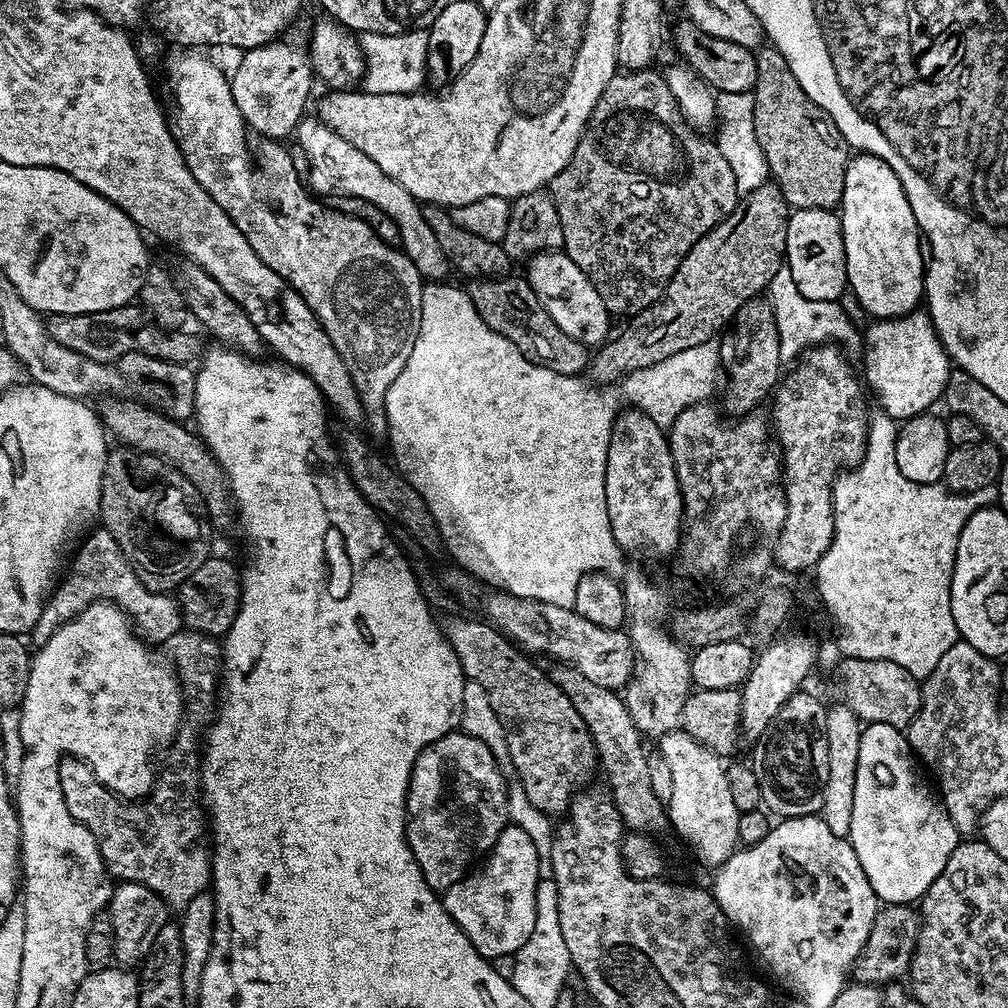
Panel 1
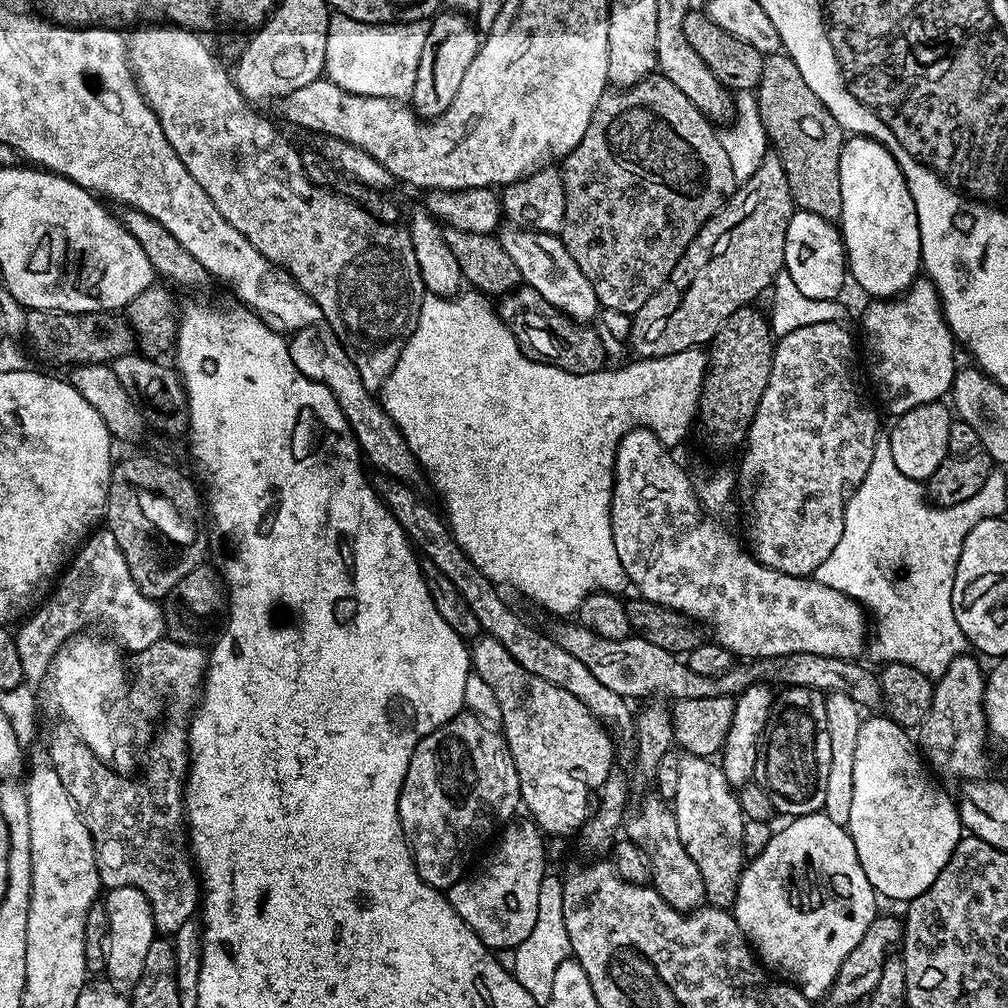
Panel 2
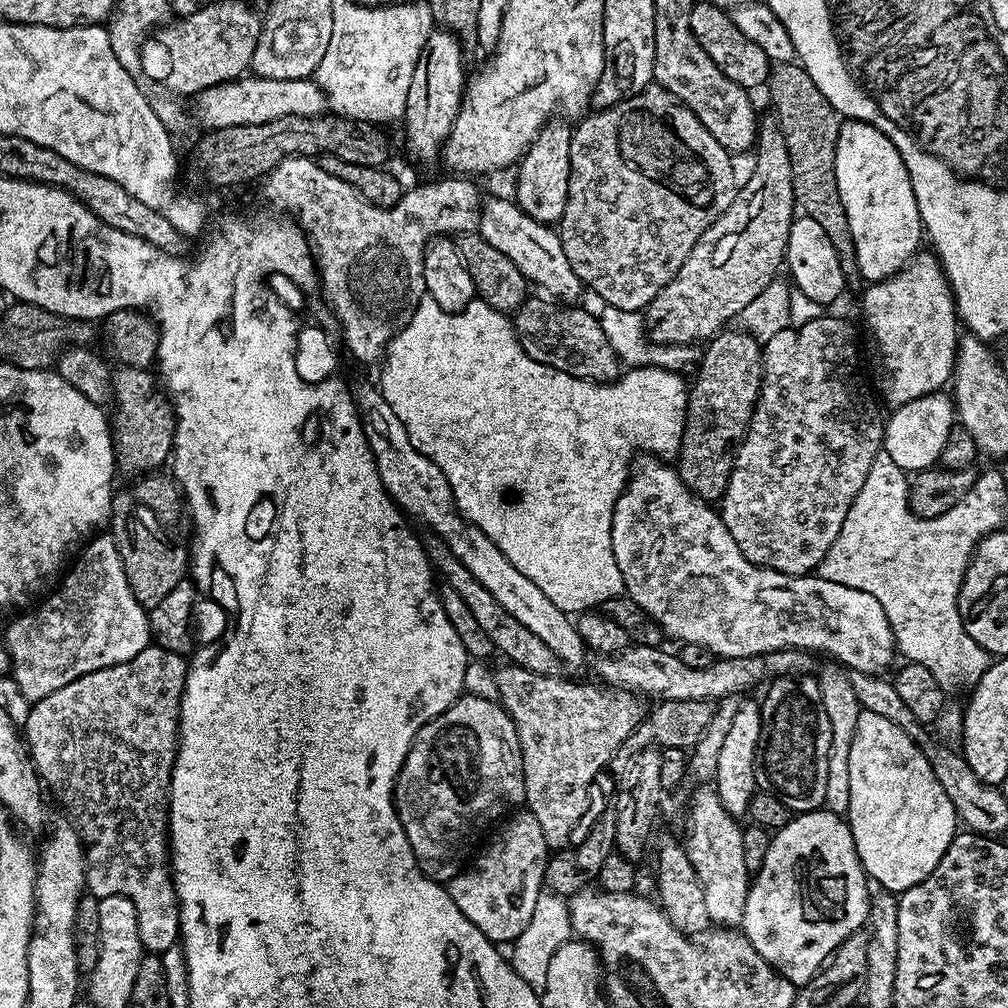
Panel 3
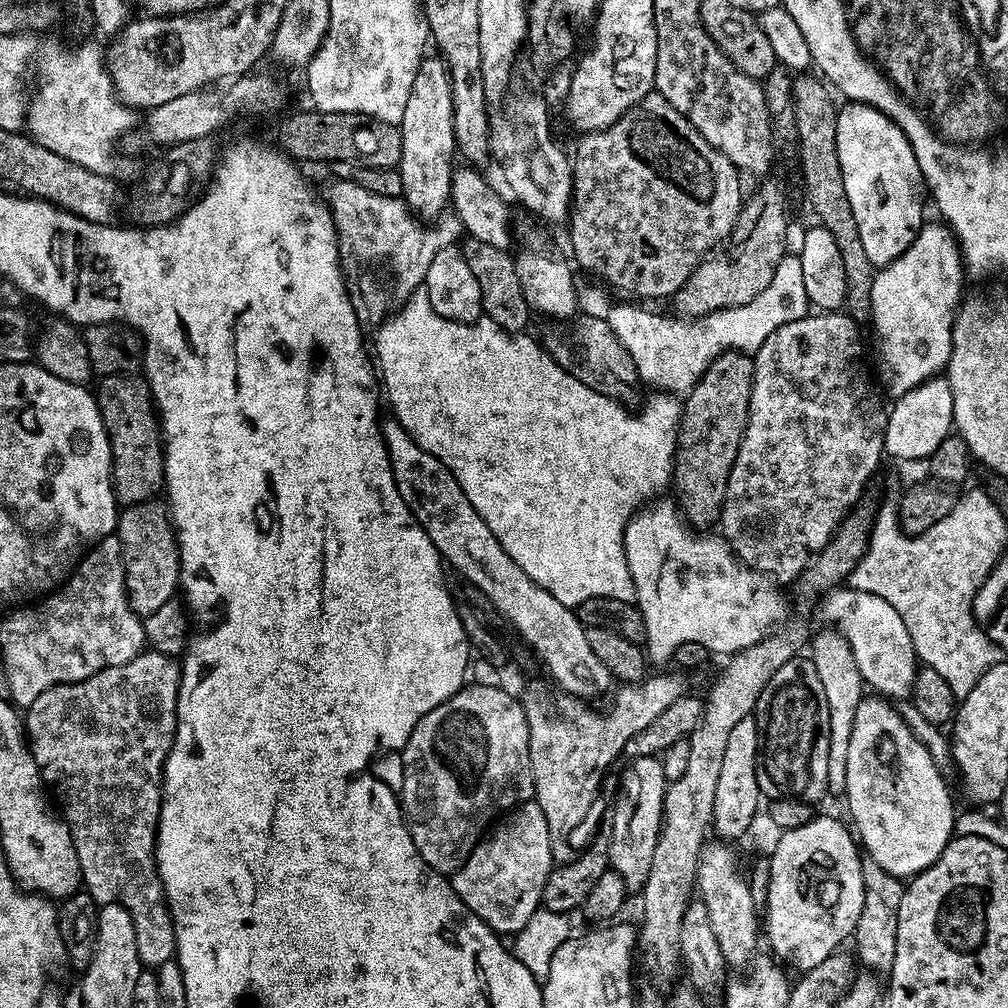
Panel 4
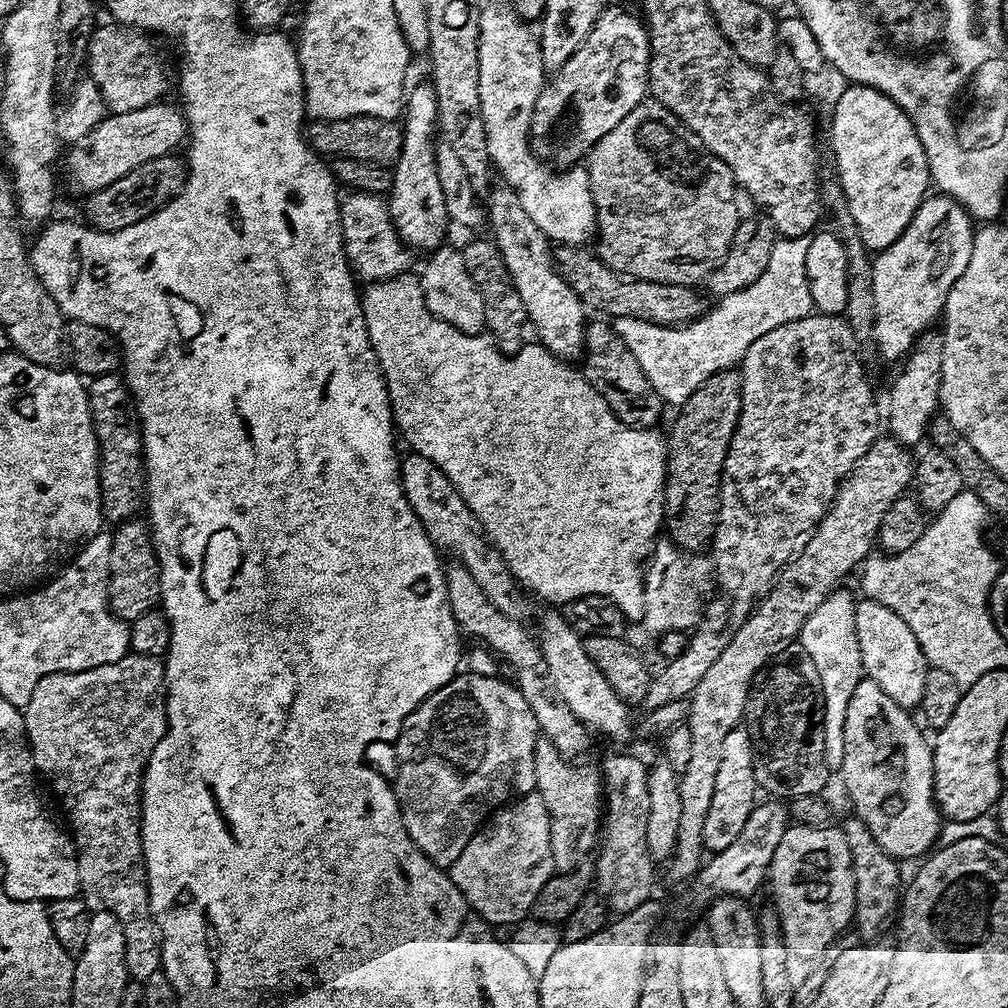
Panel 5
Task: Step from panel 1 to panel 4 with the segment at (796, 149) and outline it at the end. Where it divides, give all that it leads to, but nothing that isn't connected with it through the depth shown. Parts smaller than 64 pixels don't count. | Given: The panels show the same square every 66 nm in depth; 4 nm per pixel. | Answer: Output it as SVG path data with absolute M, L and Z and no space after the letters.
M800 74L793 79L793 108L796 115L797 136L795 143L800 144L800 176L804 179L804 196L817 216L819 227L826 229L830 238L834 238L834 246L838 246L838 254L842 254L842 271L846 274L846 294L844 308L847 315L857 322L868 322L872 319L872 287L877 269L866 258L866 250L862 246L862 237L858 235L858 222L854 222L854 210L850 210L850 202L846 198L846 186L842 182L842 170L838 162L836 149L836 114L837 105L832 105L833 93L829 85L819 75Z

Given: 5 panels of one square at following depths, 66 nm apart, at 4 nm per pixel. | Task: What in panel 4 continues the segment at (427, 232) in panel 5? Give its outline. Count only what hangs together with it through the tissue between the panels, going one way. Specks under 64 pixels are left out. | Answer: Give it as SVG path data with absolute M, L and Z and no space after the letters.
M436 54L425 55L414 74L410 99L398 126L402 138L402 158L398 165L402 199L419 219L431 222L445 211L452 194L452 156L457 155L452 122L452 87L448 68Z

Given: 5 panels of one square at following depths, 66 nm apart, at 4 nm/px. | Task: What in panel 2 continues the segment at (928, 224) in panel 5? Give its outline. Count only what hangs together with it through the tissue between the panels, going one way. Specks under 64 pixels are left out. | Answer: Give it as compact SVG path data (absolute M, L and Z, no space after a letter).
M918 278L914 283L911 284L905 292L901 292L899 296L895 298L876 298L871 301L872 305L864 312L864 344L862 340L862 348L868 351L868 372L867 375L870 377L871 387L876 387L875 395L880 395L879 403L884 403L883 411L885 413L893 412L893 417L899 418L904 412L914 410L918 406L926 406L927 404L935 404L943 401L945 397L951 393L952 383L954 382L955 374L958 369L958 362L956 362L956 352L958 353L958 345L955 340L952 339L952 332L948 328L948 323L944 317L944 311L940 305L940 295L938 290L932 285L932 281L927 278Z

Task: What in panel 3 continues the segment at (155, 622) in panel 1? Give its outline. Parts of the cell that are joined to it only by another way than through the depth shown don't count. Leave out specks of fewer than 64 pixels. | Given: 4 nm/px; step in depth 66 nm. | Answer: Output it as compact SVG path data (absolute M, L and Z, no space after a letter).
M100 534L89 540L79 553L75 564L76 569L63 577L64 585L62 580L59 587L47 599L37 603L31 610L17 615L20 617L10 621L8 629L2 632L5 646L9 650L11 678L18 684L18 689L25 698L31 702L46 698L46 694L54 694L54 690L62 690L62 686L94 670L130 662L130 658L134 658L143 648L149 647L152 640L148 612L140 605L138 598L134 598L130 582L126 582L126 570L122 566L122 558L116 548L115 536Z

